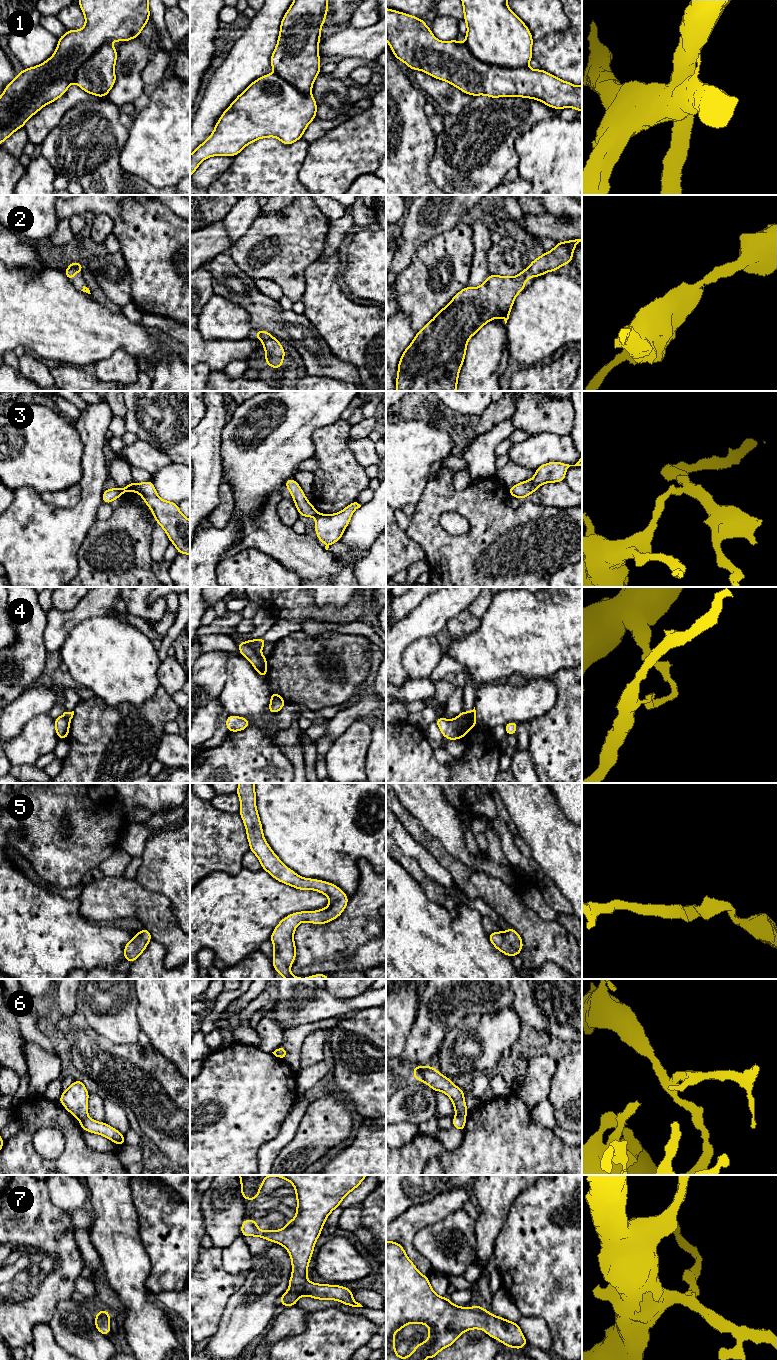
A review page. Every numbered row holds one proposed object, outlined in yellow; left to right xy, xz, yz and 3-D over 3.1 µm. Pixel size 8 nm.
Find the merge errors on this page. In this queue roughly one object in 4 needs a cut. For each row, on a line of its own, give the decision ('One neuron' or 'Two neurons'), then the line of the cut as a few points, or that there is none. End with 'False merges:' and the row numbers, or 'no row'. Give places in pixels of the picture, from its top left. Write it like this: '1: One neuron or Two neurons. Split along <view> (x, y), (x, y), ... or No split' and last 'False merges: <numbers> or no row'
1: Two neurons. Split along yz (464, 43), (480, 61), (489, 65), (505, 67), (527, 66)
2: One neuron. No split
3: Two neurons. Split along xz (319, 514), (316, 517)
4: Two neurons. Split along yz (457, 716), (474, 719)
5: One neuron. No split
6: One neuron. No split
7: One neuron. No split
False merges: 1, 3, 4

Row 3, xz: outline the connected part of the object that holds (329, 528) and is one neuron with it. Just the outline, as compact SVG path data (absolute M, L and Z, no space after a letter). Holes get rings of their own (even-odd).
M357 502L349 504L342 511L335 514L319 514L315 520L315 532L318 541L326 544L325 549L335 542L340 541L355 510L361 505Z

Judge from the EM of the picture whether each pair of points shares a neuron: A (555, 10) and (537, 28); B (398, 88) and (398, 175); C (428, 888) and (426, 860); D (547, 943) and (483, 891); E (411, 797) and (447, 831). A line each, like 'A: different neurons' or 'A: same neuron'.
A: same neuron
B: same neuron
C: different neurons
D: same neuron
E: same neuron

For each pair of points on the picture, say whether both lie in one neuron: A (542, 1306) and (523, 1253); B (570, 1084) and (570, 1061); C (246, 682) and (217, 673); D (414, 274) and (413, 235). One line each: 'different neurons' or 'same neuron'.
A: same neuron
B: same neuron
C: different neurons
D: different neurons

